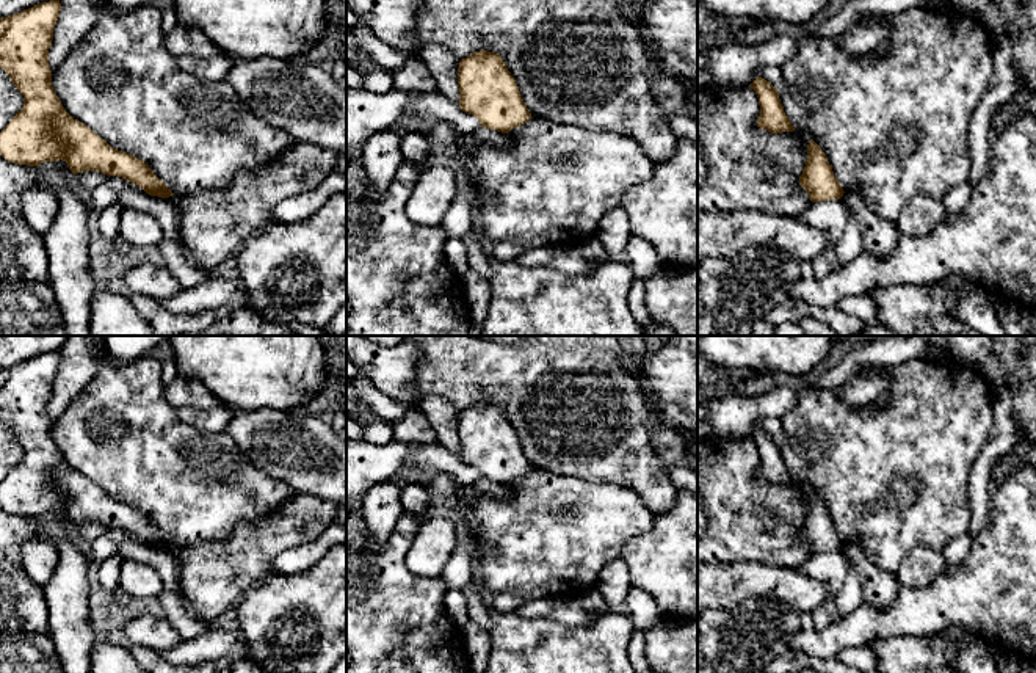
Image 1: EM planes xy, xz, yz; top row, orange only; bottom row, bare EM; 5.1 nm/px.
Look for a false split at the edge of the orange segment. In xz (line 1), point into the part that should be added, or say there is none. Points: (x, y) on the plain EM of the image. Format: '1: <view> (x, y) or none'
1: none

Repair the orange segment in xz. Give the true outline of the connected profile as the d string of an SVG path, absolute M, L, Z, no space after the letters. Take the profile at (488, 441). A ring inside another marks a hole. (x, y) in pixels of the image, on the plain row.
M480 402L459 413L458 419L459 458L473 466L481 478L508 485L531 471L519 438L498 405Z

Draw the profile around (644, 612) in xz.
M630 587L624 609L632 617L635 628L644 632L663 620L657 602L646 591L638 588Z

